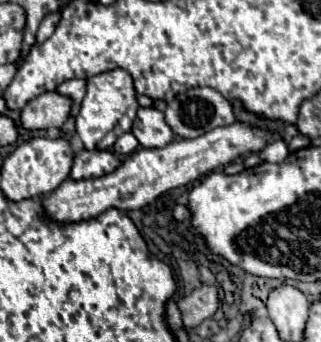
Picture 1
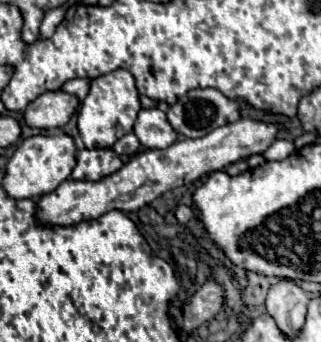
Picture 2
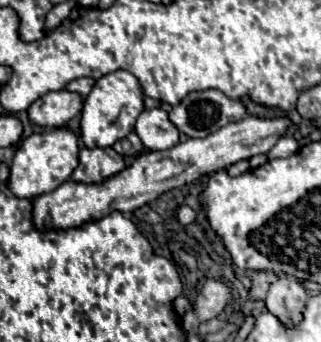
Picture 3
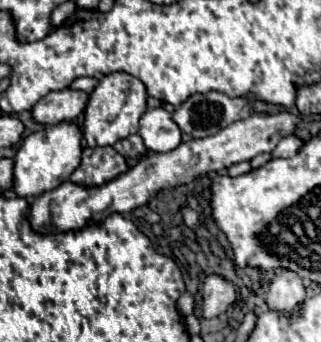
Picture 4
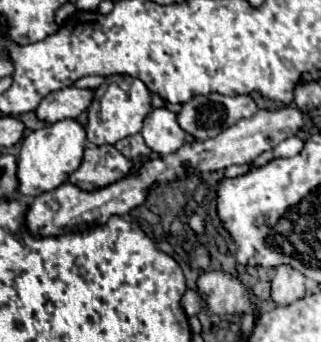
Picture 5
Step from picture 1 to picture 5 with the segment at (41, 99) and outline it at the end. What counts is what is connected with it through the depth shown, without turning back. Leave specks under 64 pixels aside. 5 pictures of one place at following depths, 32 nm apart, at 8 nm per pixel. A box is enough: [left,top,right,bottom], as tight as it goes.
[36,86,92,124]

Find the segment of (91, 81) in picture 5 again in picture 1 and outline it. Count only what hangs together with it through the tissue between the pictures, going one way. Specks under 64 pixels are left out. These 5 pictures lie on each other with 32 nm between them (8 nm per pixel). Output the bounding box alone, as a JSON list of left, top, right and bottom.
[56,80,86,118]

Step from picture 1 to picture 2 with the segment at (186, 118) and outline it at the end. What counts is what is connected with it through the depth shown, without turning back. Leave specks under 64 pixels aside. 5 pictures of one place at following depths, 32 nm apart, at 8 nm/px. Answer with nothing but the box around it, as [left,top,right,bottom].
[166,88,240,138]

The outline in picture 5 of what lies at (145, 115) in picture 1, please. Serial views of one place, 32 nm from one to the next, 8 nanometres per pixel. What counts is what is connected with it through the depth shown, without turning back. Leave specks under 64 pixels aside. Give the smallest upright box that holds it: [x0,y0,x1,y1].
[140,108,184,154]

